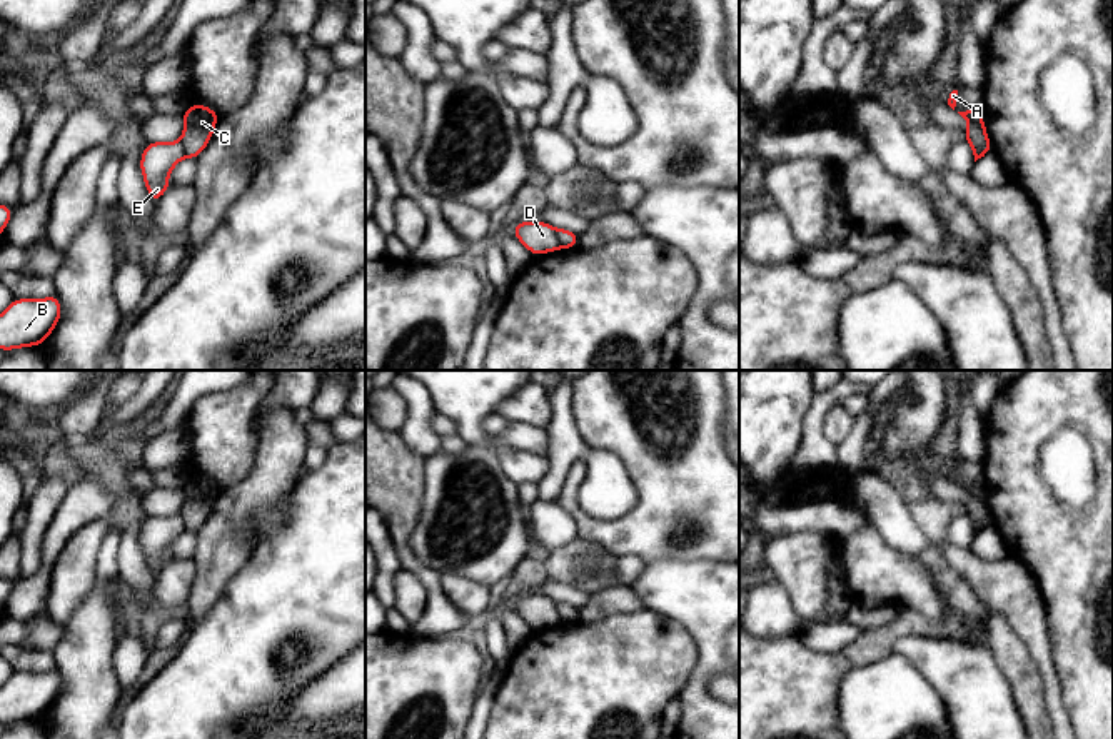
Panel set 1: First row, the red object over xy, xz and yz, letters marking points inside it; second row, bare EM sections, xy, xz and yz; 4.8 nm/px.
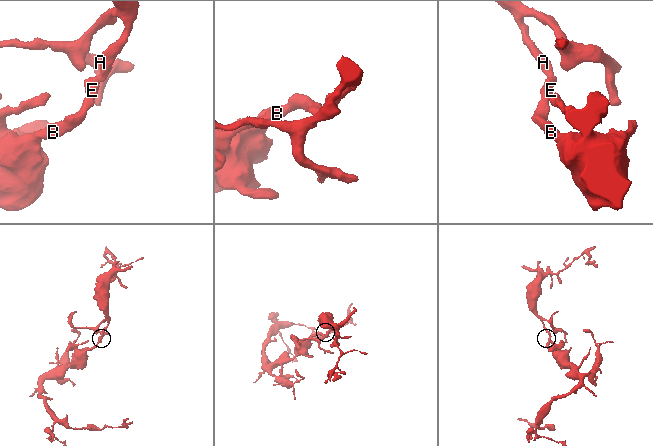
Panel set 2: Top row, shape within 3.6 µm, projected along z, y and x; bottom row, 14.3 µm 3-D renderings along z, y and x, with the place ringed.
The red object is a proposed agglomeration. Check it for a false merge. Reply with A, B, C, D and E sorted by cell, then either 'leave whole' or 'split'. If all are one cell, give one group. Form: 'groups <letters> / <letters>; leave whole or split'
groups A C / B D E; split

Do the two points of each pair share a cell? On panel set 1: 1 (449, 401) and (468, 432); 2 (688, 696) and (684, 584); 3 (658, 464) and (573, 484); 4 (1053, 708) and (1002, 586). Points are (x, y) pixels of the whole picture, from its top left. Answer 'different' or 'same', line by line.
1: same
2: same
3: same
4: same

